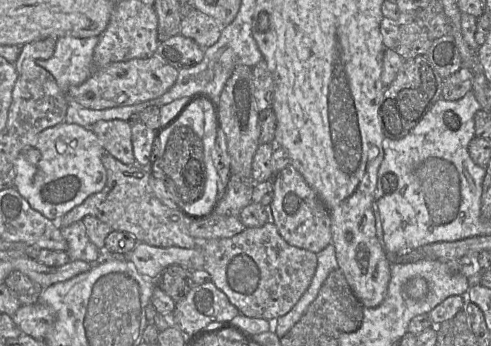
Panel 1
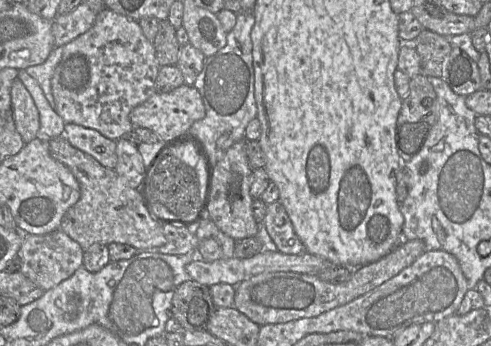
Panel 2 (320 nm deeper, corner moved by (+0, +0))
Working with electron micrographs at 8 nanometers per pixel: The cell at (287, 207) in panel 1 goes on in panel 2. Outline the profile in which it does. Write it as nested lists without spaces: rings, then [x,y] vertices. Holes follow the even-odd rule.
[[[279,201],[267,205],[264,224],[279,252],[289,255],[307,253],[284,206]]]

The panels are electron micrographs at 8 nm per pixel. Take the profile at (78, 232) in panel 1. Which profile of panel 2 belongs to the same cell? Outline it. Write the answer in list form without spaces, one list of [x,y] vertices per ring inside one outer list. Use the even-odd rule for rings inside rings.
[[[60,229],[42,235],[23,234],[18,252],[22,260],[20,271],[36,286],[47,291],[70,278],[83,266],[83,253],[82,247]]]

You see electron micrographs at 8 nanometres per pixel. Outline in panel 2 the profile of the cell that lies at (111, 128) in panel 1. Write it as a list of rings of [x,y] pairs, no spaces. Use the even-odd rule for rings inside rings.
[[[66,123],[64,136],[69,143],[92,156],[102,166],[114,169],[117,165],[116,141],[106,138],[97,130],[73,123]]]

